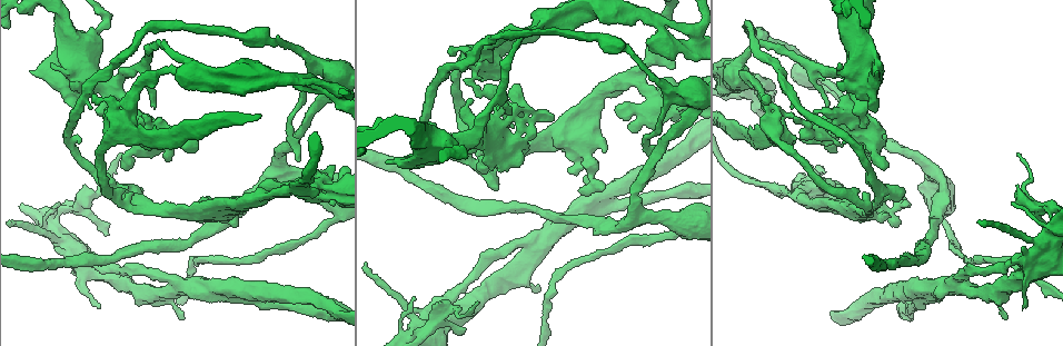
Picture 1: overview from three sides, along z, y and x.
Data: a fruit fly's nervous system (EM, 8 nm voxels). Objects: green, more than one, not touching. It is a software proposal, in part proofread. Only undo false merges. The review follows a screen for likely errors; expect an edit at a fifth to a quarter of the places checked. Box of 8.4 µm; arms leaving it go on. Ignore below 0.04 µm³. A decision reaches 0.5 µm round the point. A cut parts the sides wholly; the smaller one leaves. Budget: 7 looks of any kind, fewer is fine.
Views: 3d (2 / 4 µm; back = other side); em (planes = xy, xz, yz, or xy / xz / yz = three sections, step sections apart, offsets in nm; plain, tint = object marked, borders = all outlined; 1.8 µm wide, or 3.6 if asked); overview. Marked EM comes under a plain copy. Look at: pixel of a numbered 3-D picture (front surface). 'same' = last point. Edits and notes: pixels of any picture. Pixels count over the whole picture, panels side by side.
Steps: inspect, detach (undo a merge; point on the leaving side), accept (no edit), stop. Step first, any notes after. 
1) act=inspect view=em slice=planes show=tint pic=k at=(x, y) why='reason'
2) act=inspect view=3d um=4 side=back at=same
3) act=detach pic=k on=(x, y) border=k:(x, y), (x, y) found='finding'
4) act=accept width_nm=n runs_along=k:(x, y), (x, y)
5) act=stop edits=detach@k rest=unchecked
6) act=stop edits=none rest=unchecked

act=inspect view=3d um=4 pic=1 at=(129, 196) why='three-way junction'

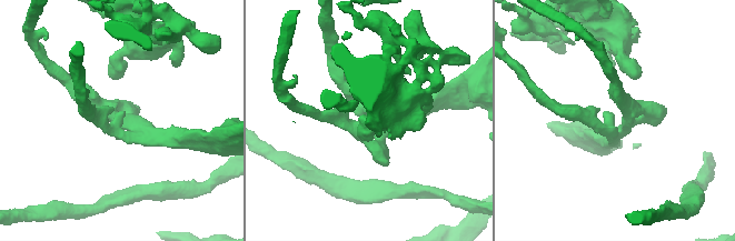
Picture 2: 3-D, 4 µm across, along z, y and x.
act=inspect view=em slice=xz step=4 show=tint pic=2 at=(627, 118)

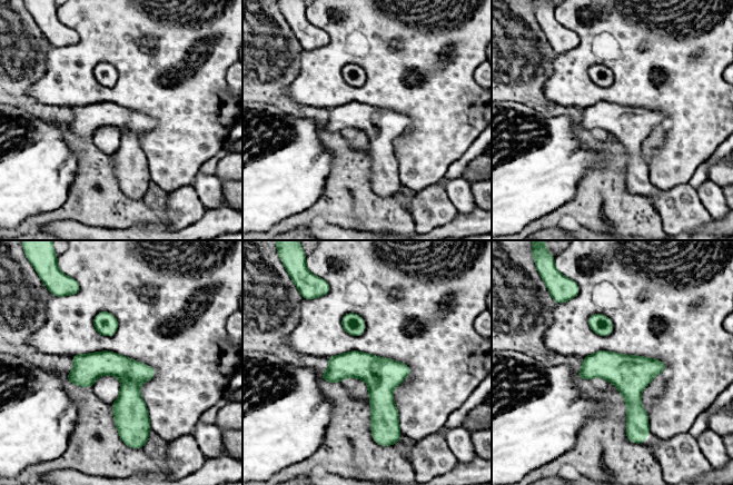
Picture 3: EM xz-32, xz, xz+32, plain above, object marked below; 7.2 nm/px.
act=inspect view=em slice=planes show=tint at=same

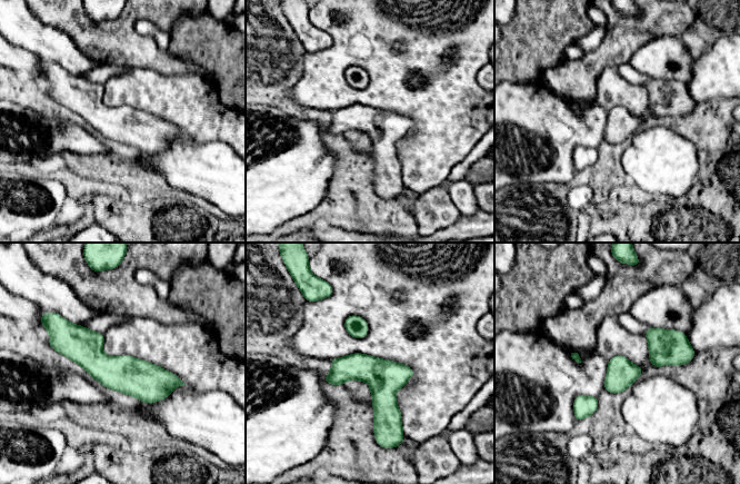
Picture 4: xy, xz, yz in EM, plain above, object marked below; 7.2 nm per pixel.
act=accept found='continuous, no second cell'

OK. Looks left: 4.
act=inspect view=3d um=2 pic=1 at=(536, 246) why='a fork'

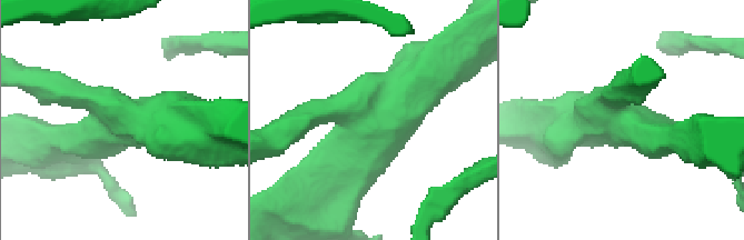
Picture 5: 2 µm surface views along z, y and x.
act=inspect view=em slice=xz step=4 show=tint pic=5 at=(370, 125)

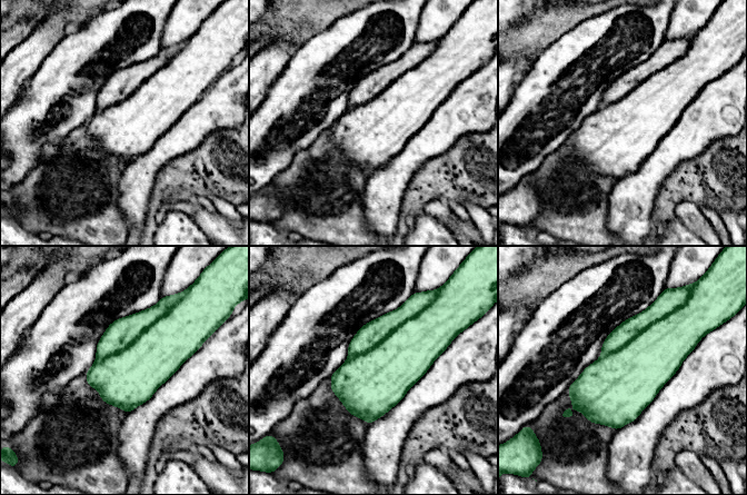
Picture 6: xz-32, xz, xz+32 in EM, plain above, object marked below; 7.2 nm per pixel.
act=inspect view=em slice=planes show=tint at=same

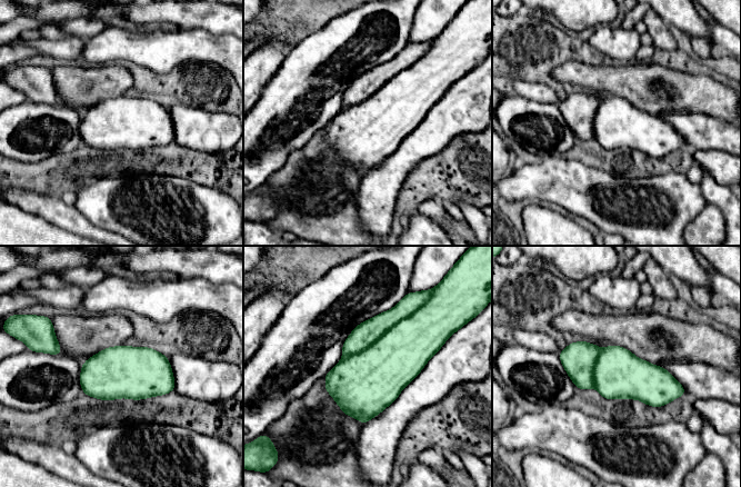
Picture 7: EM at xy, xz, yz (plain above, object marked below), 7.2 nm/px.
act=detach pic=7 on=(364, 335) part_leaving=7:(403, 315), (388, 318), (344, 354) found='two cells meet here'

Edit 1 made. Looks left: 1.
act=stop edits=detach@7 rest=unchecked

